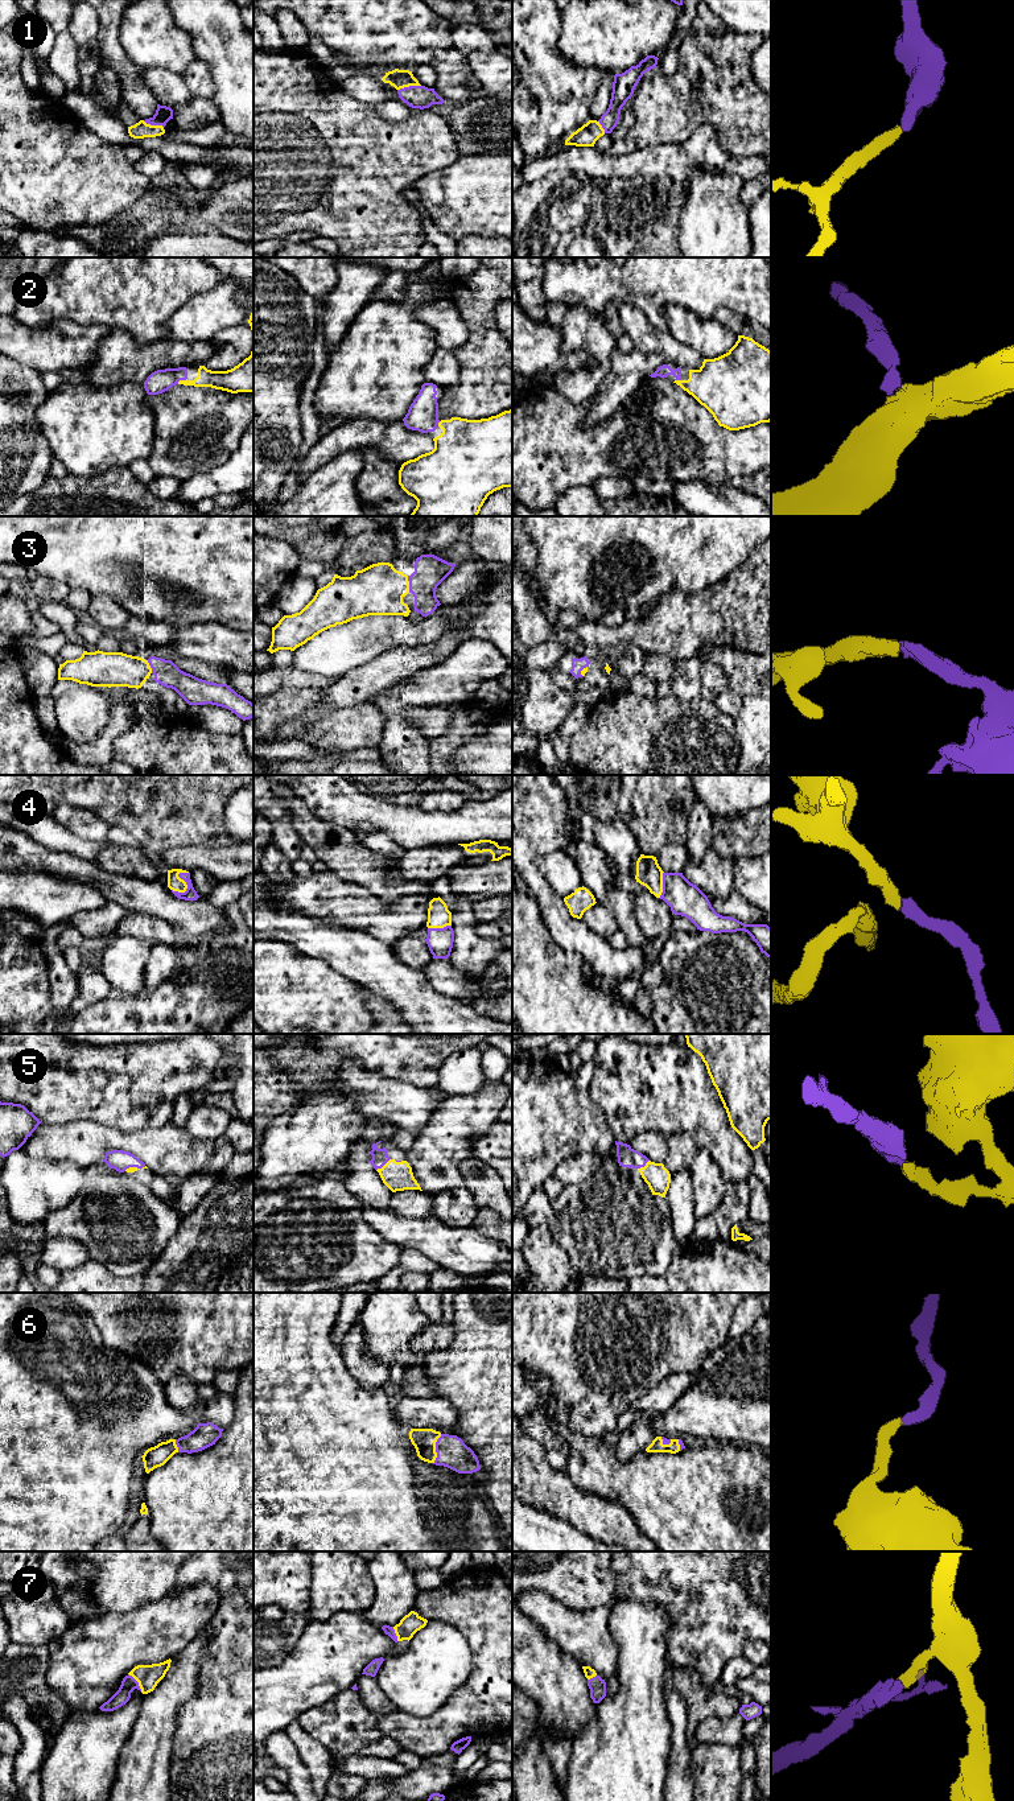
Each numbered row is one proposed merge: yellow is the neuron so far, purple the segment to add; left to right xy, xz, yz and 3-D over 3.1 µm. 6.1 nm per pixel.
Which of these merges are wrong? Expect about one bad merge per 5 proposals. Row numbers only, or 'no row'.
no row

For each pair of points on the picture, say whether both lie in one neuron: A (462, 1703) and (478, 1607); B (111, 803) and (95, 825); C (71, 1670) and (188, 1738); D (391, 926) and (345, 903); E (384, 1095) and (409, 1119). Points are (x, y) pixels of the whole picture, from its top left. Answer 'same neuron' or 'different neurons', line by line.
A: same neuron
B: different neurons
C: different neurons
D: same neuron
E: same neuron

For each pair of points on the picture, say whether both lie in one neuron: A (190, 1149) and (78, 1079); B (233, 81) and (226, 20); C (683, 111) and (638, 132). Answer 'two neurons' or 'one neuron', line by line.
A: two neurons
B: one neuron
C: one neuron

